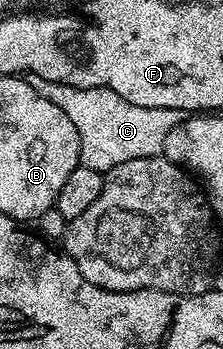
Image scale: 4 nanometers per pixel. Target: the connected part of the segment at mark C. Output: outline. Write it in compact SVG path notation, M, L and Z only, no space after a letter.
M34 76L28 78L28 83L75 123L81 144L81 164L104 174L119 167L119 163L127 163L127 159L158 156L164 150L167 135L171 135L172 129L179 127L183 119L183 114L174 109L135 107L135 103L119 99L110 89L80 89Z

